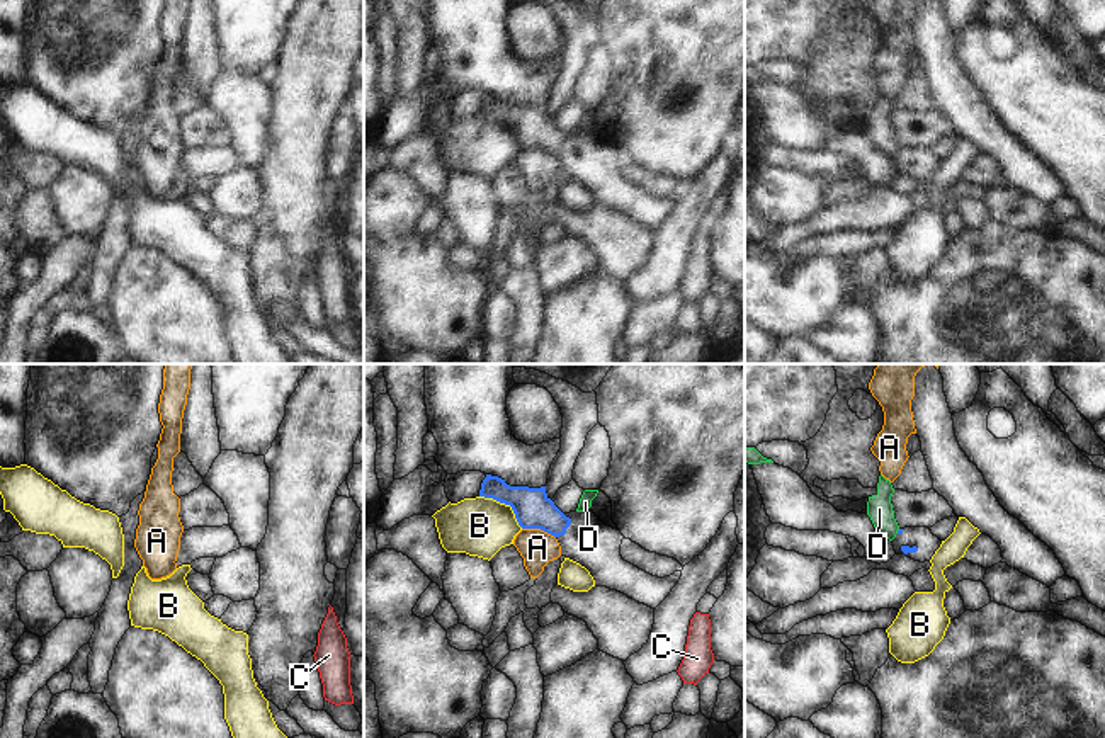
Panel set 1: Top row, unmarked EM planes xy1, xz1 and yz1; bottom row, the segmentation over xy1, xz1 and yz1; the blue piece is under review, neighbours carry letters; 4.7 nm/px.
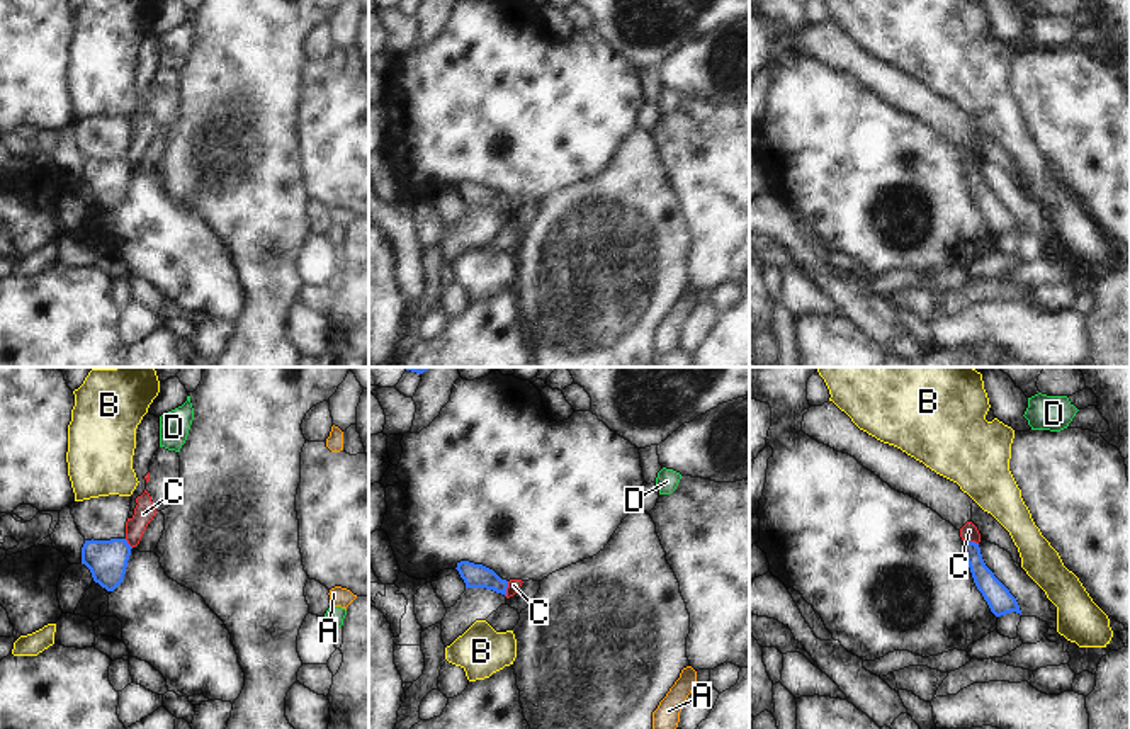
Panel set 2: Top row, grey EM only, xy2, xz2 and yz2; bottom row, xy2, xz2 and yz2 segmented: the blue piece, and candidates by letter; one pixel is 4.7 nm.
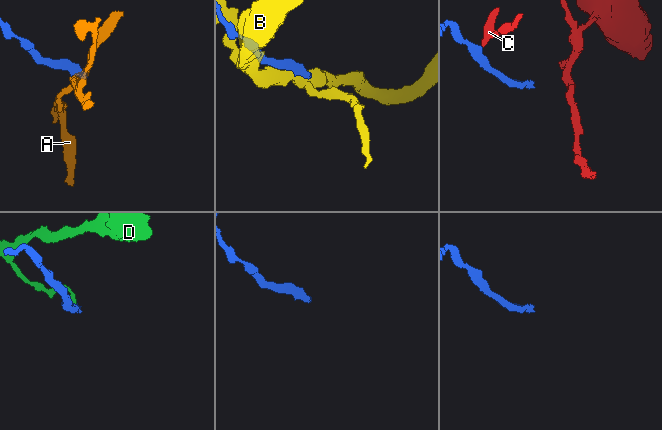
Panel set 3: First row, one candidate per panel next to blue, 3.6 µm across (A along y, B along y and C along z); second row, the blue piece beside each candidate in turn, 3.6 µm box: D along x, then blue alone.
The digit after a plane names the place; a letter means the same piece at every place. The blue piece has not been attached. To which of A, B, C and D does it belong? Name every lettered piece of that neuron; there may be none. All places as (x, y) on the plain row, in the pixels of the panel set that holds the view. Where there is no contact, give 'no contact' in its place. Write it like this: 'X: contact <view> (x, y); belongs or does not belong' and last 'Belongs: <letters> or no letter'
A: contact xz1 (539, 147); does not belong
B: contact xz1 (505, 123); does not belong
C: contact xz2 (507, 206); does not belong
D: contact yz1 (898, 150); does not belong
Belongs: no letter

